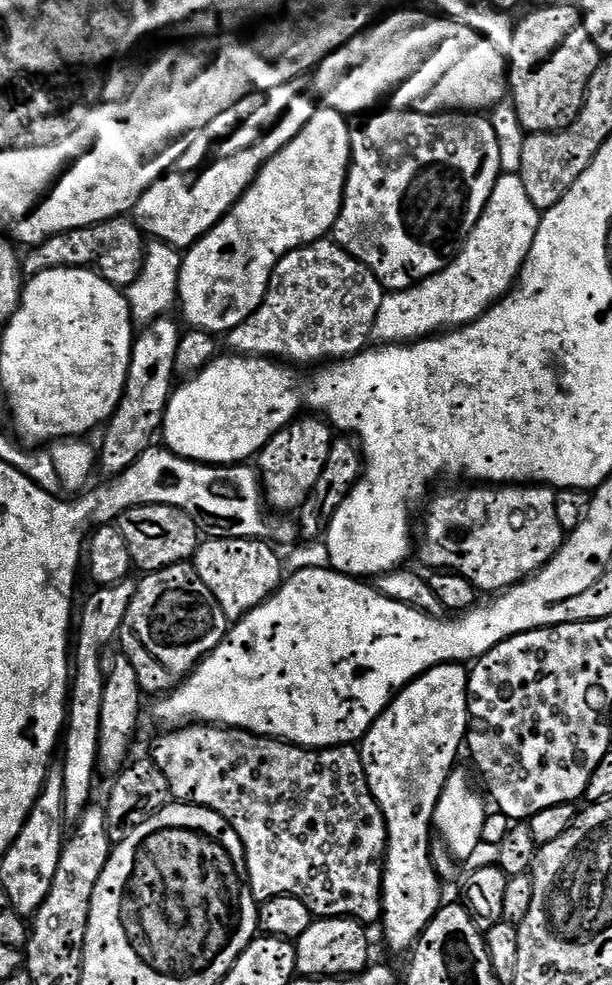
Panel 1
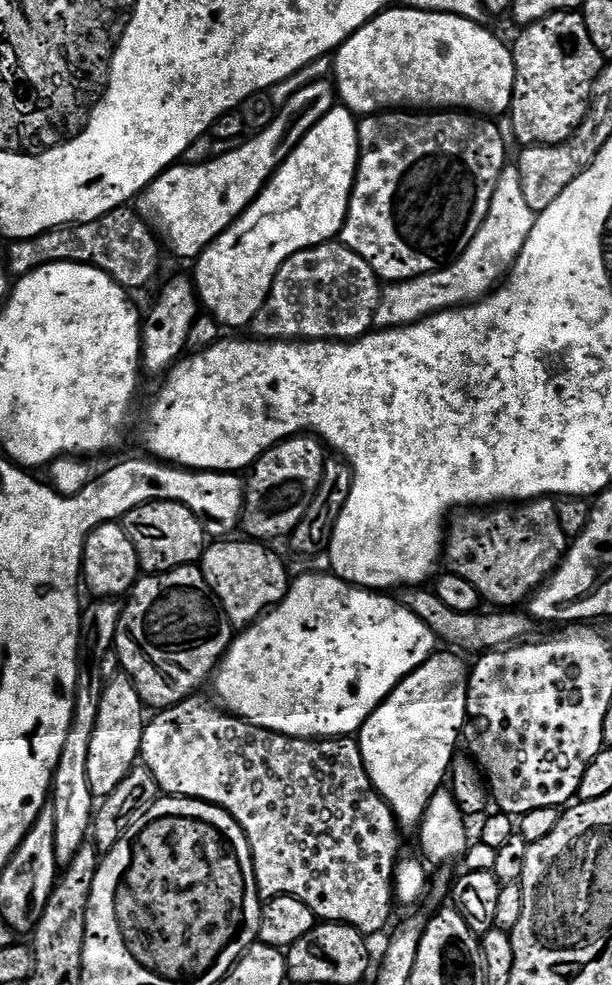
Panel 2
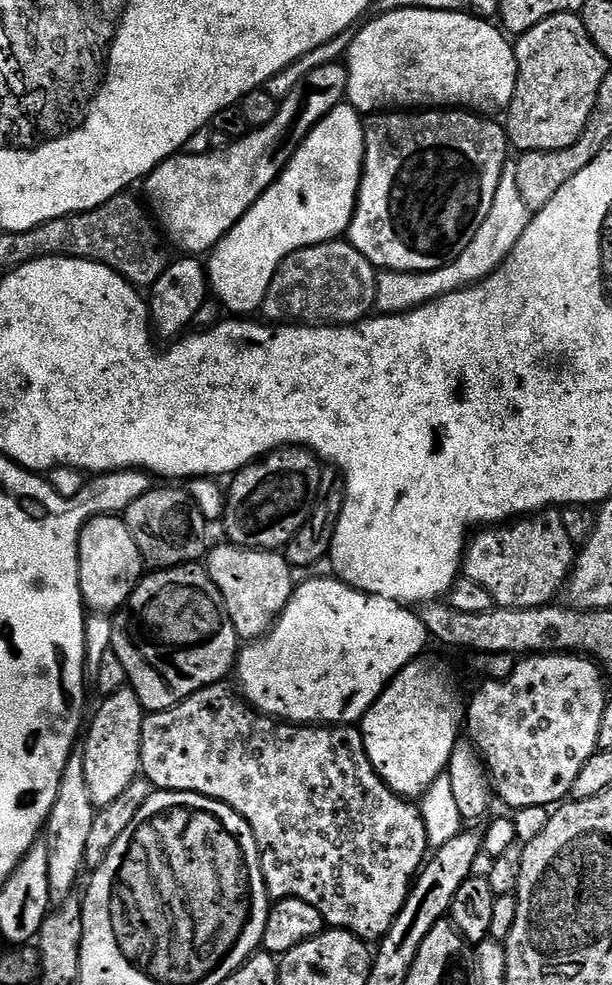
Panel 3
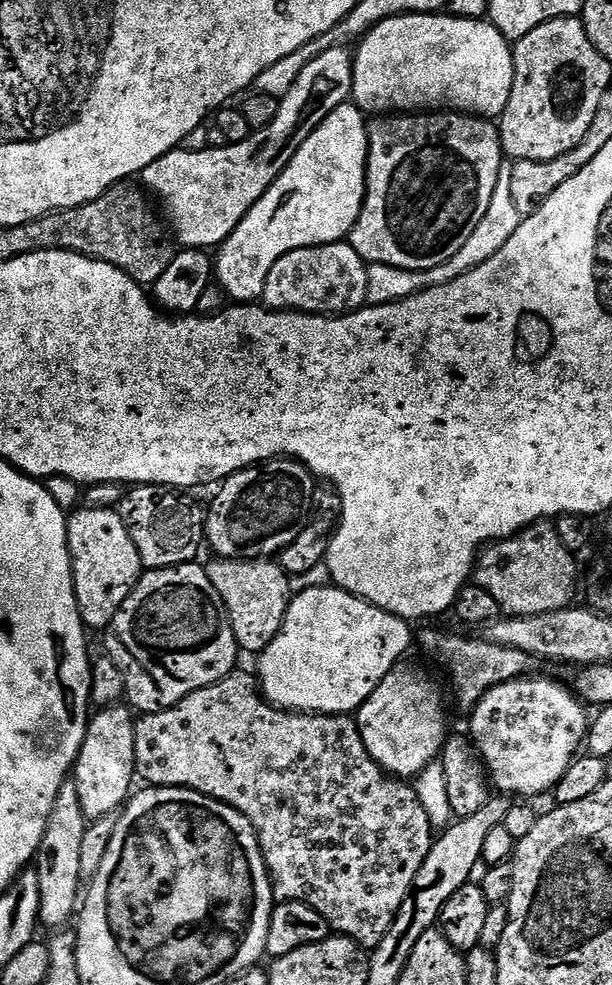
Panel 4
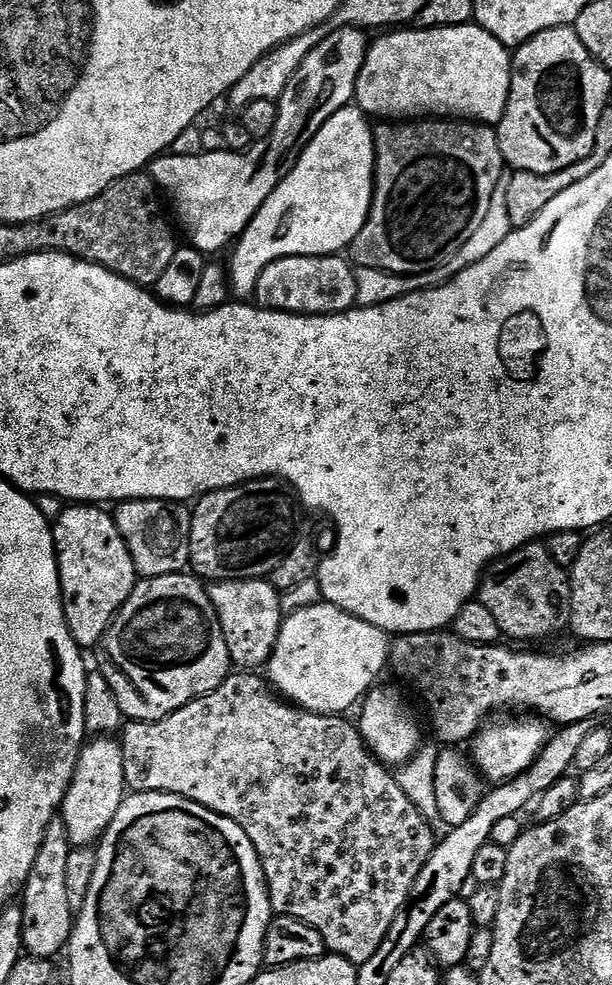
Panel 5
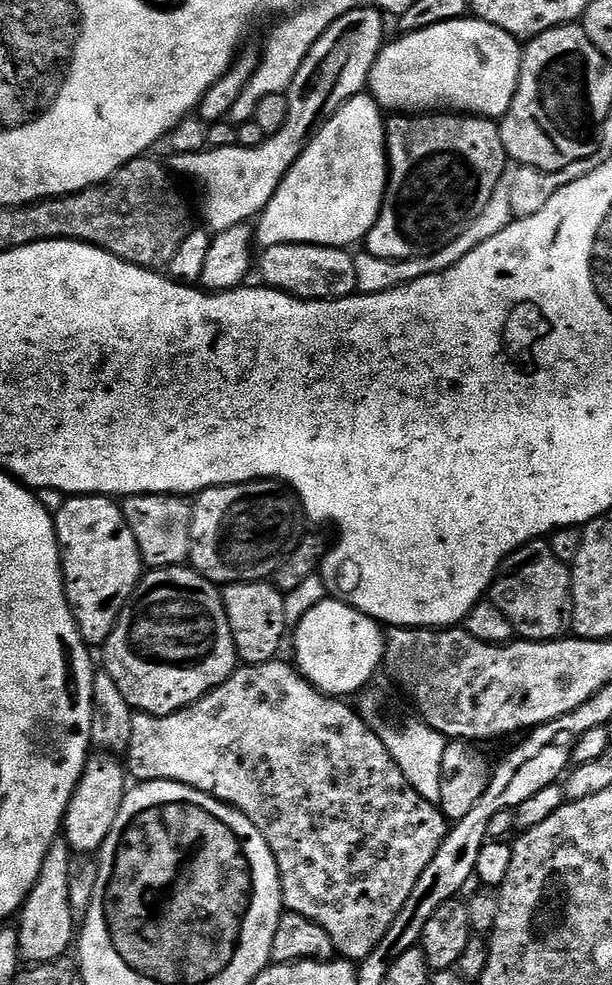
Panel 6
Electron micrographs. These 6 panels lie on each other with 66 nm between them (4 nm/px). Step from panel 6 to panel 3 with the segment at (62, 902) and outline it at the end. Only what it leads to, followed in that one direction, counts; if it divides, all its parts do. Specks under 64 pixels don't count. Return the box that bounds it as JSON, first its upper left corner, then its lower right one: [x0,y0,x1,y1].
[42,746,97,902]

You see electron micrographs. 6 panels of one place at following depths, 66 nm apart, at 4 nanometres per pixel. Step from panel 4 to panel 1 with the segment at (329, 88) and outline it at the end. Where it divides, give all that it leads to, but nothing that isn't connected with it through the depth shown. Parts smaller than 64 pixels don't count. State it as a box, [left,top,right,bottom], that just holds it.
[130,95,317,250]

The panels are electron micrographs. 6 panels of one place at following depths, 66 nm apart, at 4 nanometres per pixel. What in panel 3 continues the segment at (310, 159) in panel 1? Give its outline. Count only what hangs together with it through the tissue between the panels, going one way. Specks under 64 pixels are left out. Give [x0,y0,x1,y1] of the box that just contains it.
[206,102,364,314]

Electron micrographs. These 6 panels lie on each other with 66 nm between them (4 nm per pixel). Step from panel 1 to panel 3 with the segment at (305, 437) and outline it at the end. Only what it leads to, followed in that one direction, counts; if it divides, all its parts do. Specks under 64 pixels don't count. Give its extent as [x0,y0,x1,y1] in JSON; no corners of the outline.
[222,446,321,550]

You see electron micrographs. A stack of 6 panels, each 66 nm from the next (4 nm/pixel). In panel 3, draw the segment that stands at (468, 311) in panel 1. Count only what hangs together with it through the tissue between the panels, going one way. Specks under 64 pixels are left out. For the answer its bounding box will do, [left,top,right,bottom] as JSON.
[382,162,530,312]

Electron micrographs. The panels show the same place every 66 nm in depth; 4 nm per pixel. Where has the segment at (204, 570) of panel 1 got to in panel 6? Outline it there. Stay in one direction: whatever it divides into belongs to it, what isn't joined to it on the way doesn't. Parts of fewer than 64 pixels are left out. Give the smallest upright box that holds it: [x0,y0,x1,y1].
[222,580,289,665]

